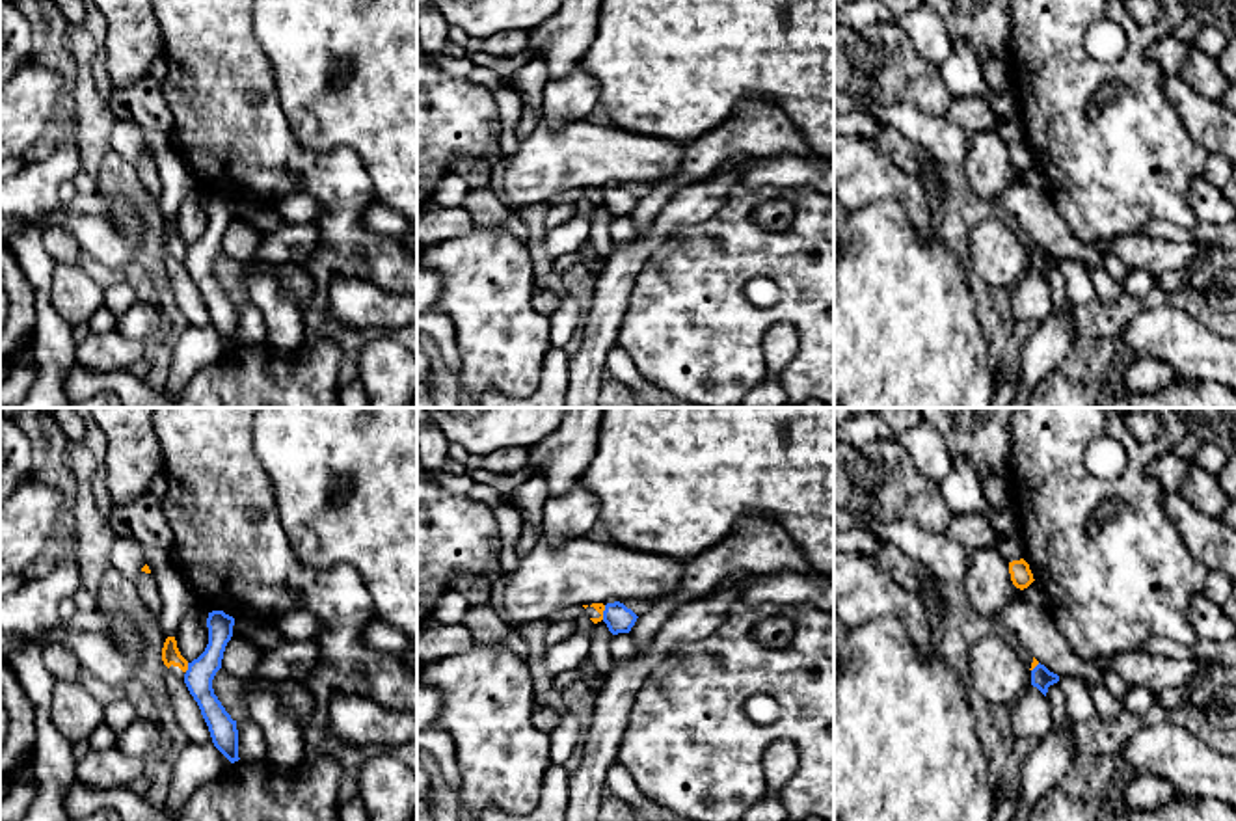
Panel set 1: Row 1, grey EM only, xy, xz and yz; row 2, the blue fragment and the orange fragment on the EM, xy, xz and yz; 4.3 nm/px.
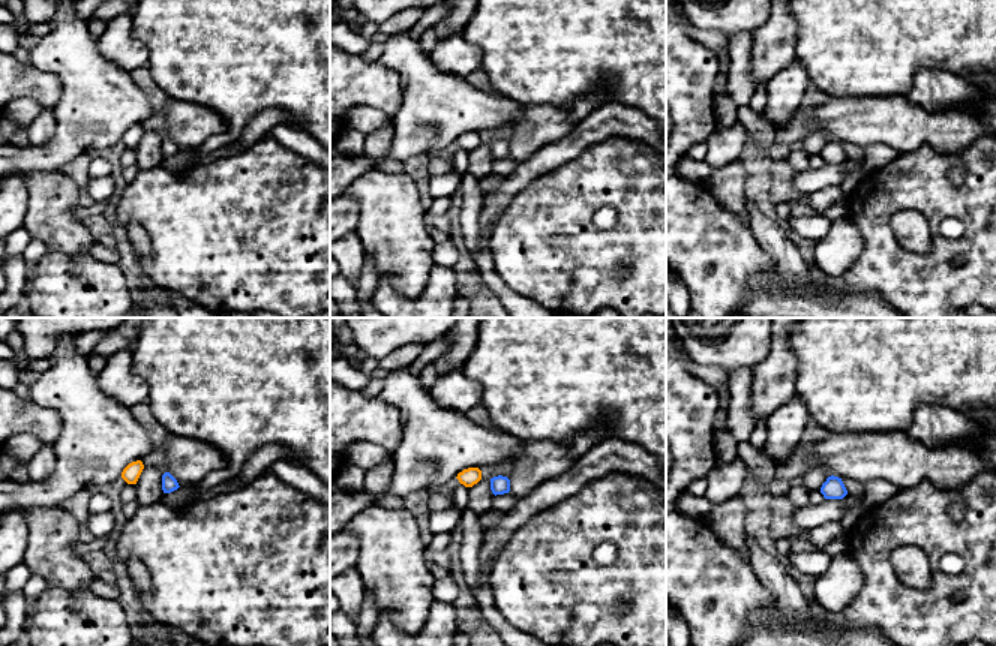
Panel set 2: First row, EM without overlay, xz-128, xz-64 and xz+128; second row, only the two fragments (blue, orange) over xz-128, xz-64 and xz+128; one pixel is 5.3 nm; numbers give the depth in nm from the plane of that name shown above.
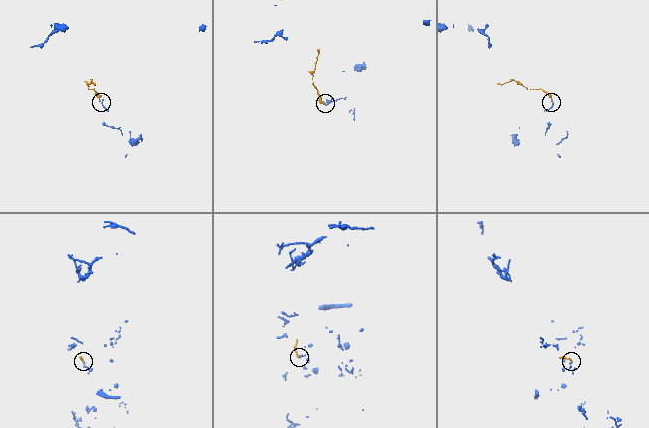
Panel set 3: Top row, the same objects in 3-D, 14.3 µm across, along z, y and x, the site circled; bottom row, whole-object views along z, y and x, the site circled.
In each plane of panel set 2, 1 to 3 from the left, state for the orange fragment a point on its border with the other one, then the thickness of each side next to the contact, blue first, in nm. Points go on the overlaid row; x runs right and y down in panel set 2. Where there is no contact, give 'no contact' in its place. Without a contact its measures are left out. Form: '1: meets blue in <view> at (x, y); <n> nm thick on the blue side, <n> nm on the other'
1: no contact
2: no contact
3: no contact

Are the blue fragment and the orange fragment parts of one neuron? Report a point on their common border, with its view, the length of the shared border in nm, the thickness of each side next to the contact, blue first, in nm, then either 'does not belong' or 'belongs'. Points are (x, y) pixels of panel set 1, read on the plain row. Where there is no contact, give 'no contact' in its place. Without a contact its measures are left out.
contact xy (188, 250); length 40 nm; calibres 120 and 80 nm; does not belong

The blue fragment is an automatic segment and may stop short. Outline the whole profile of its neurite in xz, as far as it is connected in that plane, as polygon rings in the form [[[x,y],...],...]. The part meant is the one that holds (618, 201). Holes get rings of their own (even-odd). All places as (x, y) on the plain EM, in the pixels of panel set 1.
[[[620,184],[607,186],[603,194],[603,205],[612,218],[629,216],[637,201],[638,199]]]

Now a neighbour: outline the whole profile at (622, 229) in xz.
[[[618,216],[611,222],[612,249],[618,249],[637,238],[637,227],[631,216]]]

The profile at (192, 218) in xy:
[[[194,186],[181,203],[175,223],[188,246],[197,242],[208,227],[207,201],[208,195],[199,186]]]

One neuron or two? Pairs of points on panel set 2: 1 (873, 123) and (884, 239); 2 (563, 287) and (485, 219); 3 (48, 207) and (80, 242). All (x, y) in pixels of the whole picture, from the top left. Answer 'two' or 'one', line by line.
1: two
2: two
3: one

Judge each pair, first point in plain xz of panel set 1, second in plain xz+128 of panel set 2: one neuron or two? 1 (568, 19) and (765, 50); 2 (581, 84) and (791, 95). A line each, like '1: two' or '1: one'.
1: one
2: one

